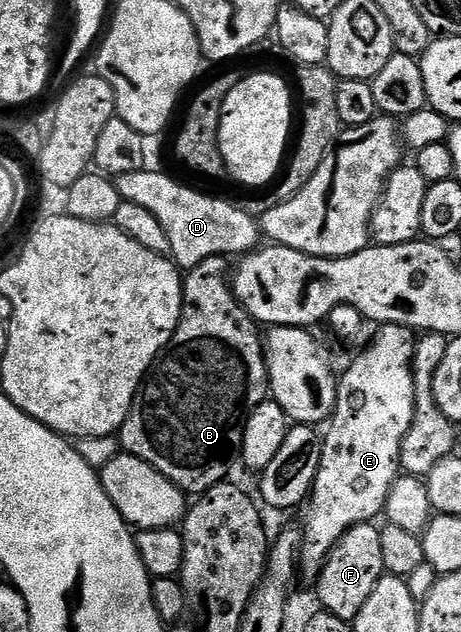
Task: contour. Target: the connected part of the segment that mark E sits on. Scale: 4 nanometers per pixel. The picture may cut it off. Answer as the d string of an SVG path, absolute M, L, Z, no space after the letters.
M394 323L378 326L369 348L346 369L340 372L337 385L337 404L323 431L319 473L313 482L305 511L305 527L301 531L299 575L303 580L315 581L325 567L325 560L352 527L373 523L376 515L385 510L387 493L401 471L401 442L411 429L415 413L415 385L413 384L413 344L415 335L408 327Z

